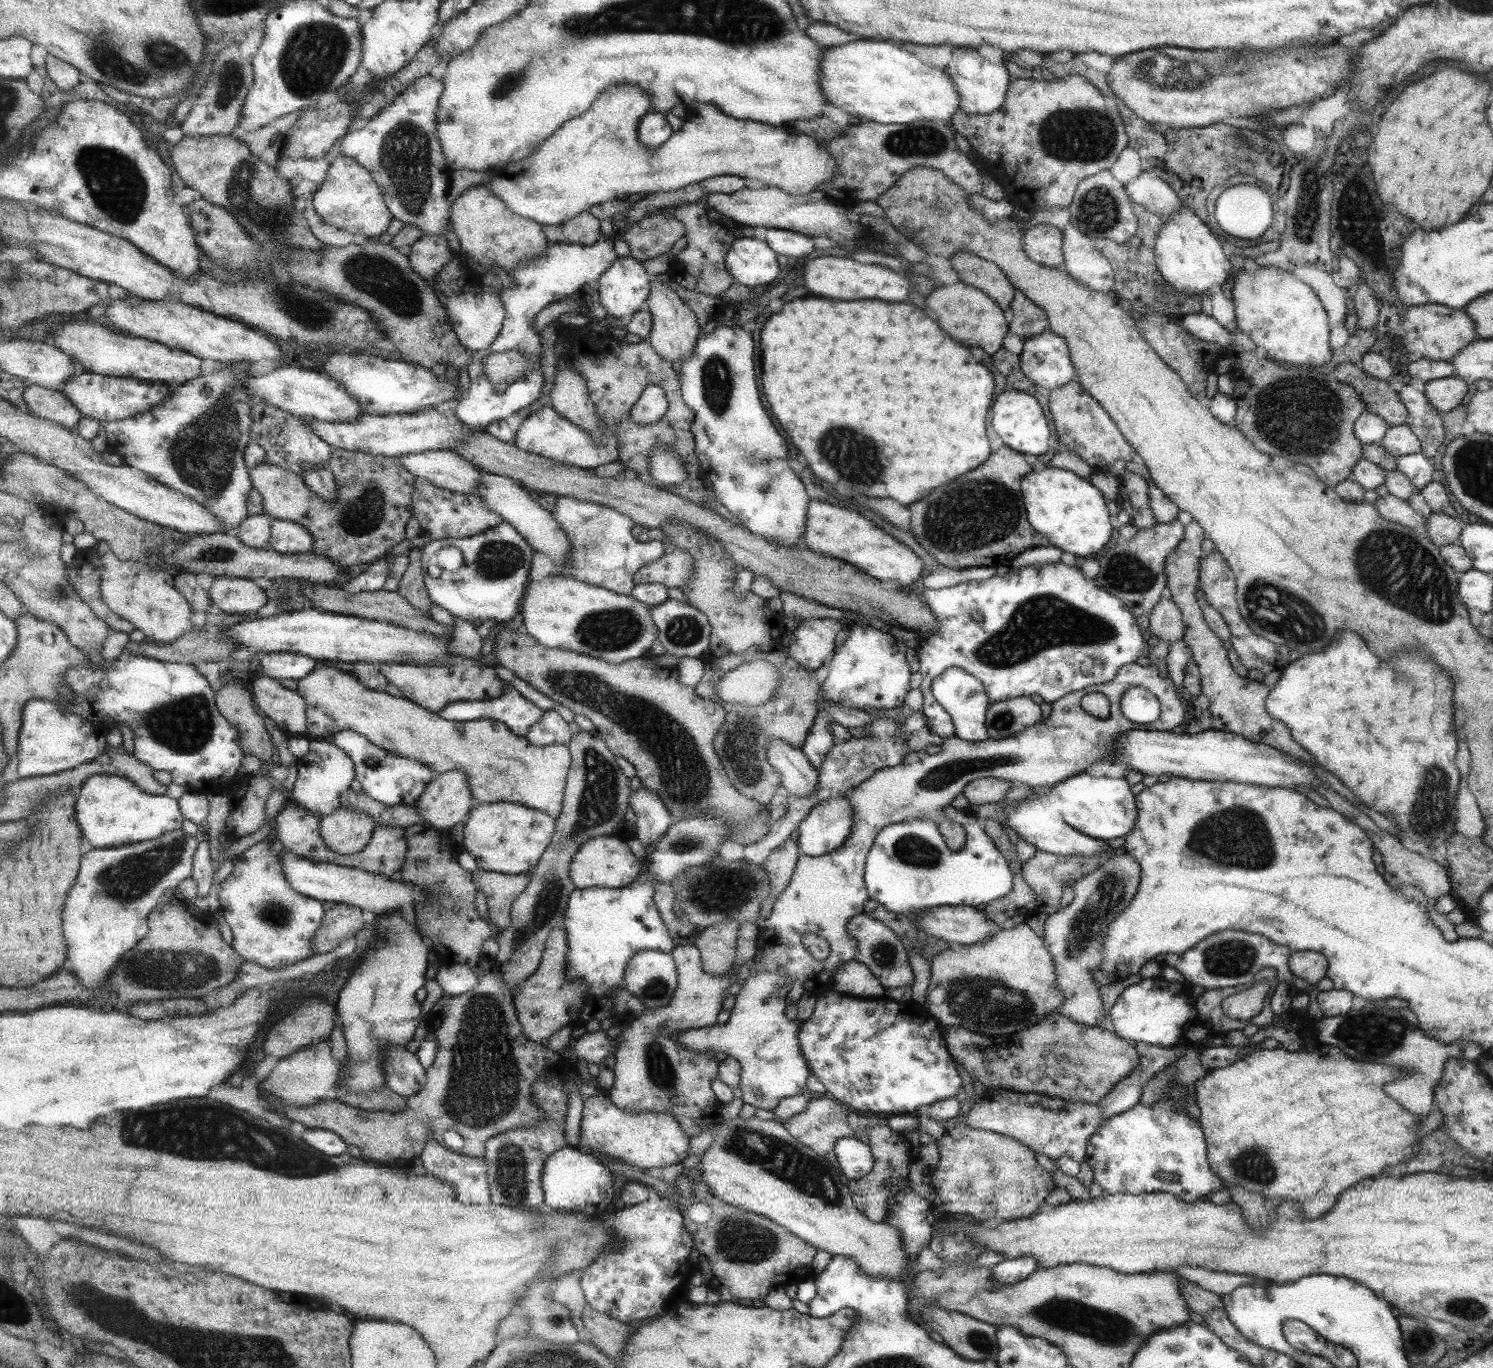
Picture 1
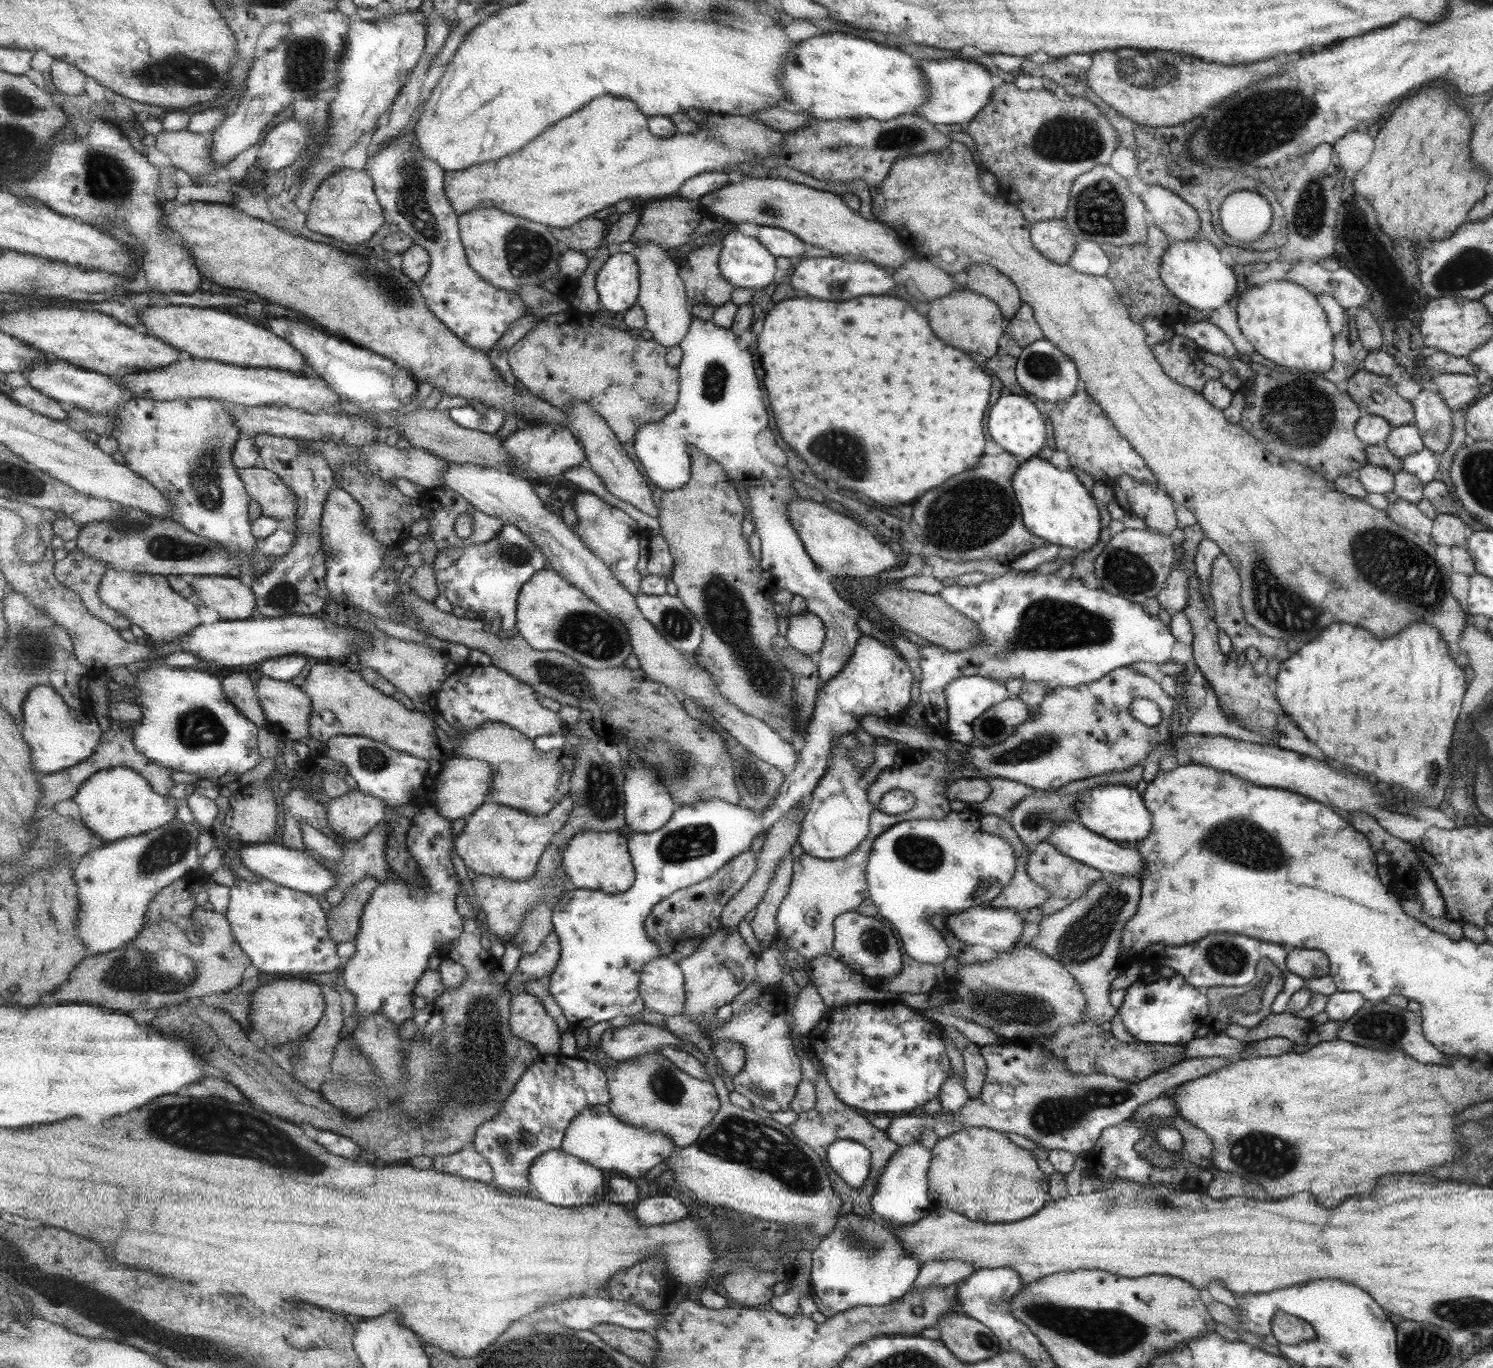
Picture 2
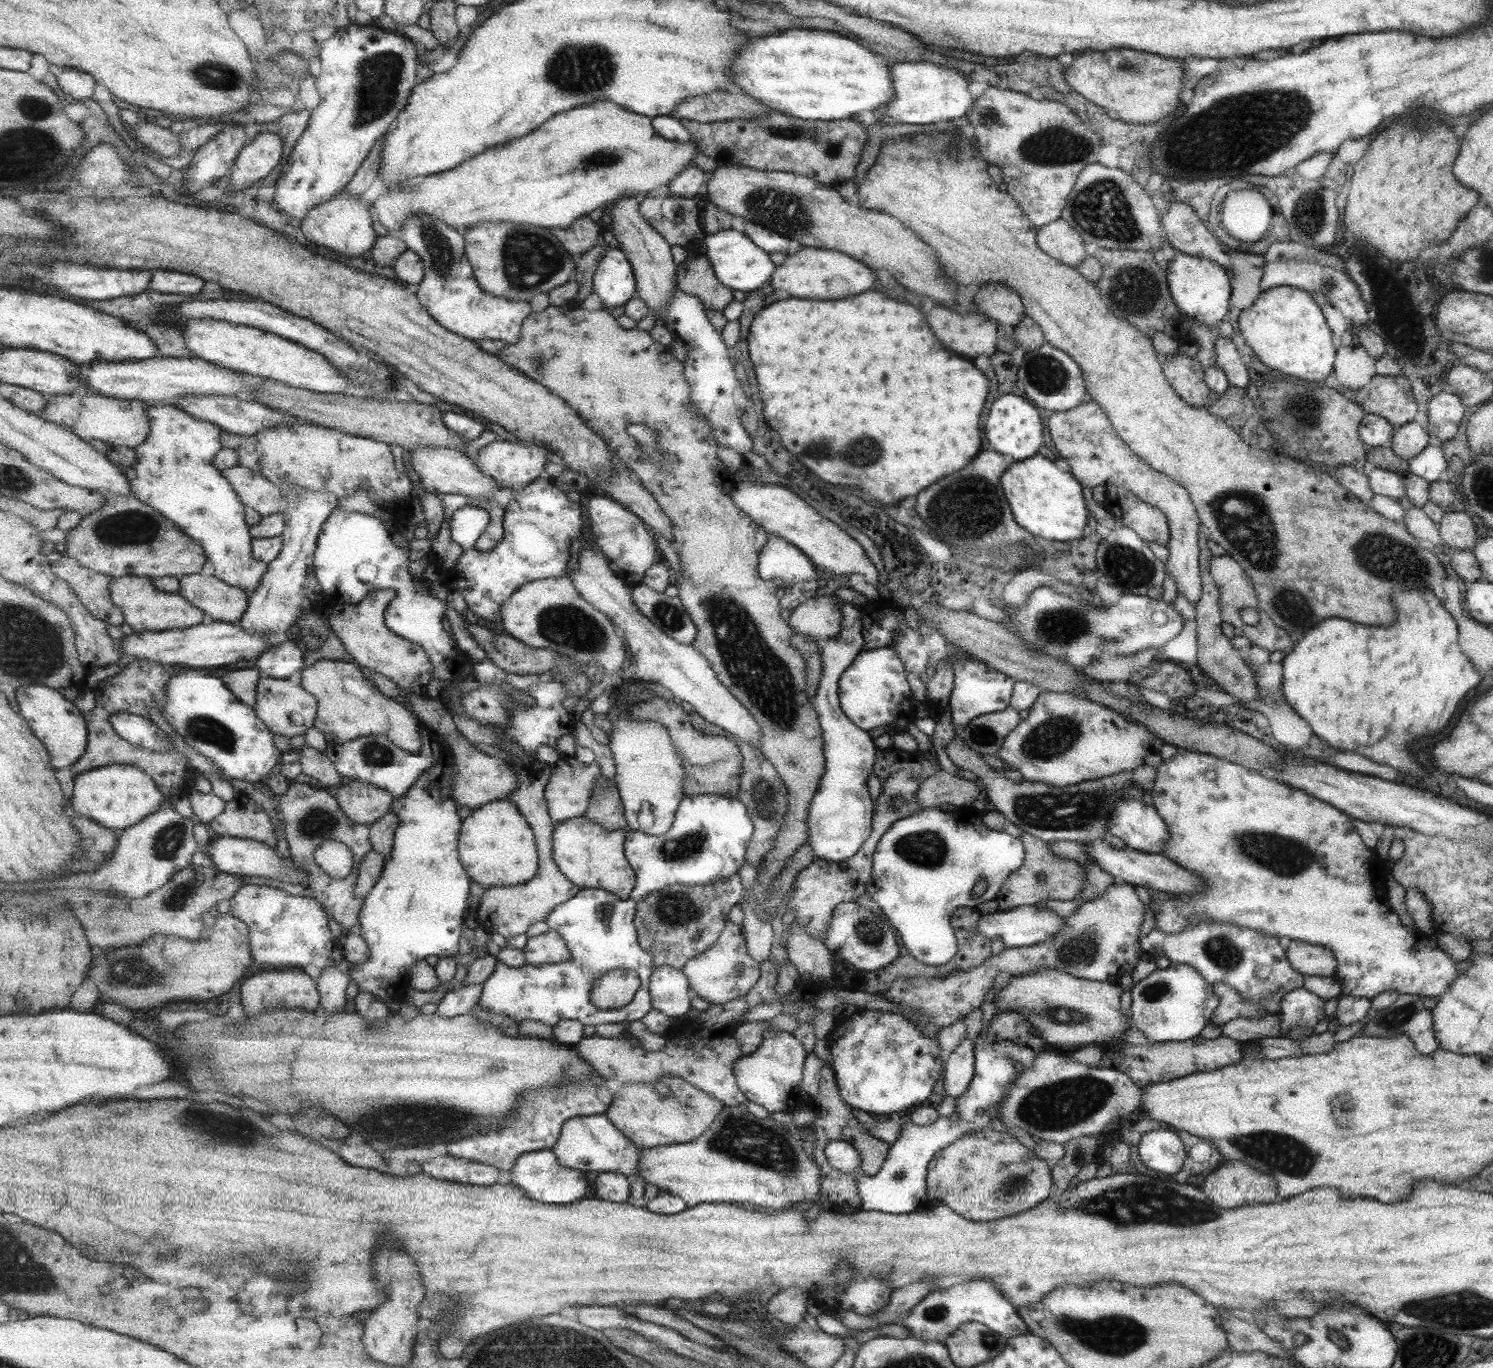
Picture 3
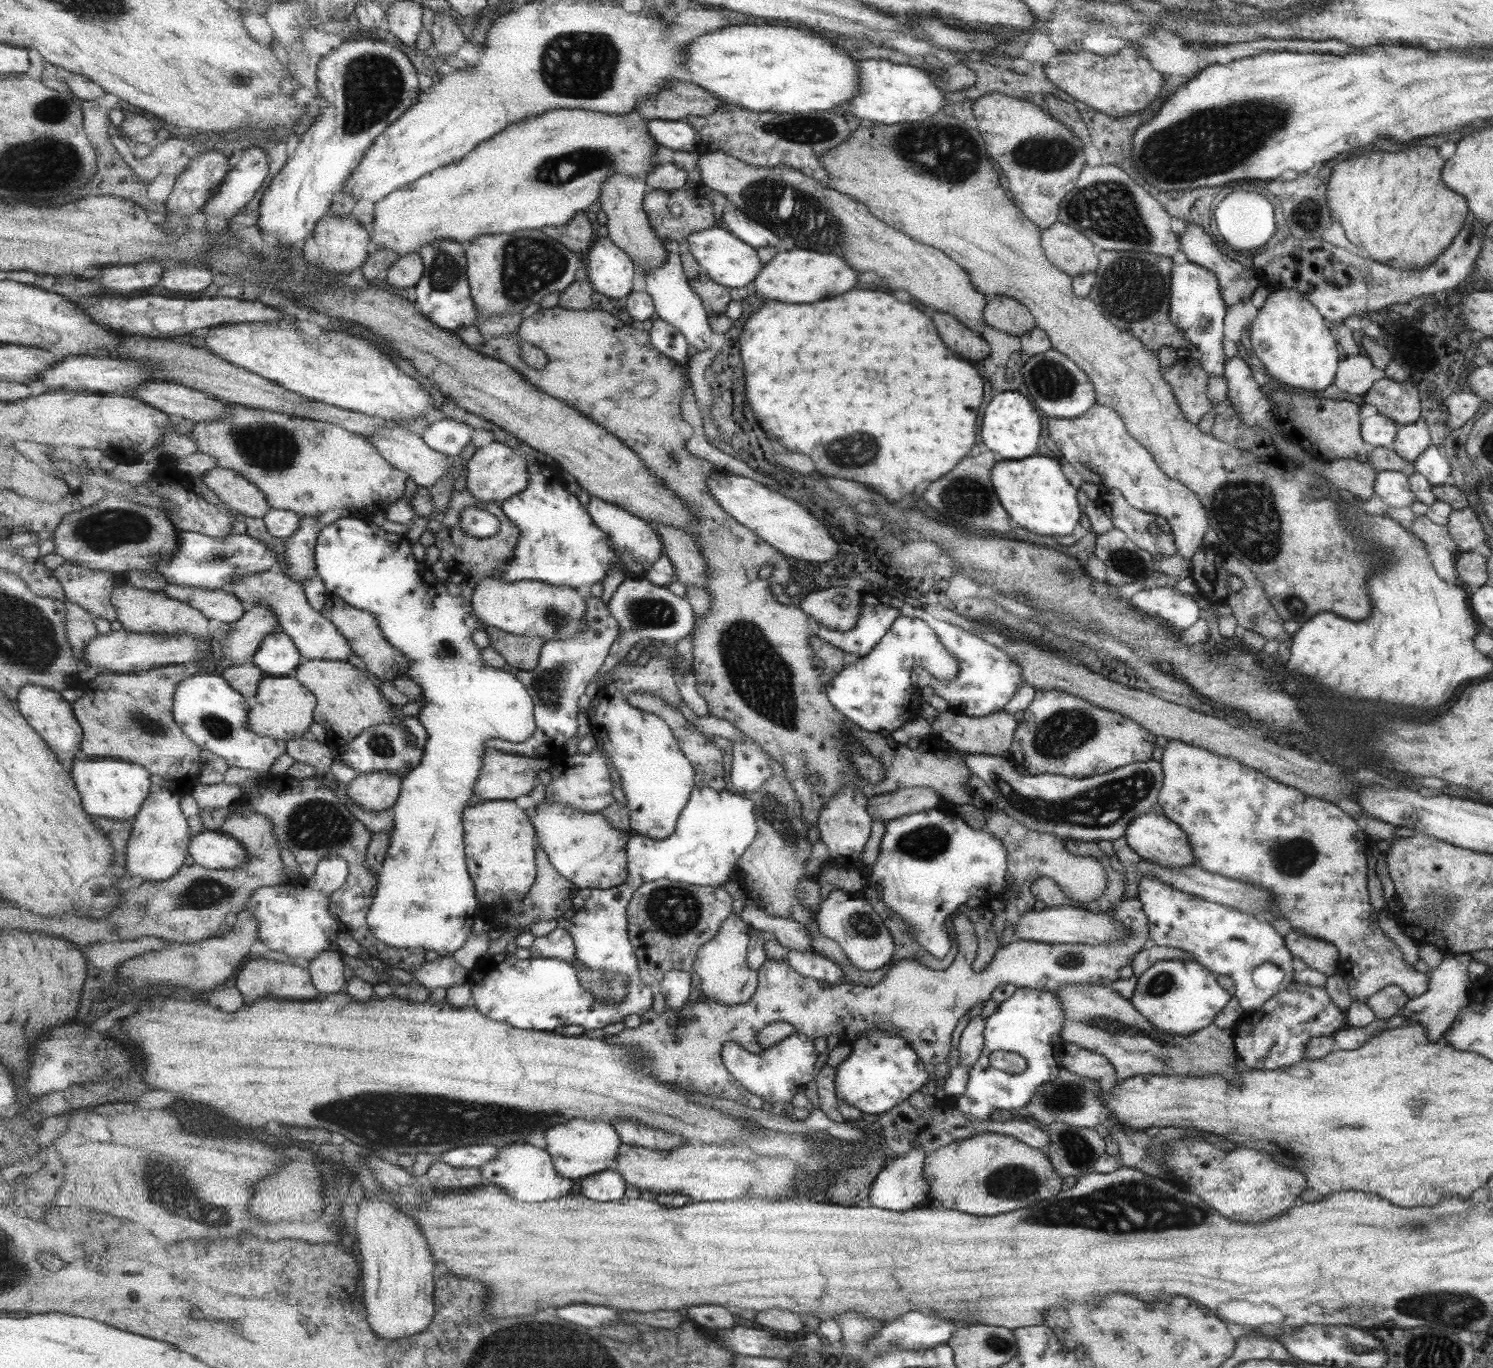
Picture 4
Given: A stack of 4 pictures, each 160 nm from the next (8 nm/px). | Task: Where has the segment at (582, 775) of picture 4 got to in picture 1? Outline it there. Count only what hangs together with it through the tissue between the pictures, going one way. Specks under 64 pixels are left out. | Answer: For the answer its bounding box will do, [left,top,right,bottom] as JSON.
[463,802,557,877]

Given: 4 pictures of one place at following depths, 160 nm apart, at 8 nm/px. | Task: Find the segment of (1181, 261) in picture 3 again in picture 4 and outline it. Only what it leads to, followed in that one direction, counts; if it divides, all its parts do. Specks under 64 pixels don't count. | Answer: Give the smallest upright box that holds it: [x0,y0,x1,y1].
[1170,261,1225,376]

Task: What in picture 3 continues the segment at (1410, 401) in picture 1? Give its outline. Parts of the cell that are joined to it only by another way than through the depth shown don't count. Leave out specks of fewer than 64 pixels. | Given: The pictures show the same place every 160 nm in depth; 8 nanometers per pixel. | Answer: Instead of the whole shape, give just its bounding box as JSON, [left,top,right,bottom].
[1427,389,1465,443]

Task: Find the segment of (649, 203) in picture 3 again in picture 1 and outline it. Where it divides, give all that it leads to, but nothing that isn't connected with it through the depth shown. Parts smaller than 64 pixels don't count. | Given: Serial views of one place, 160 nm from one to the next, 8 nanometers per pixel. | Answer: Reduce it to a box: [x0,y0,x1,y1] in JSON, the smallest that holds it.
[624,209,687,262]

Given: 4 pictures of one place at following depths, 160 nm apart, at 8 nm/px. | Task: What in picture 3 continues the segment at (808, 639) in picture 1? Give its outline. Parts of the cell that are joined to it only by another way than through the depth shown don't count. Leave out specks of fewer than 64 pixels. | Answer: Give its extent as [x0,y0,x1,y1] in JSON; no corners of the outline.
[787,596,842,639]

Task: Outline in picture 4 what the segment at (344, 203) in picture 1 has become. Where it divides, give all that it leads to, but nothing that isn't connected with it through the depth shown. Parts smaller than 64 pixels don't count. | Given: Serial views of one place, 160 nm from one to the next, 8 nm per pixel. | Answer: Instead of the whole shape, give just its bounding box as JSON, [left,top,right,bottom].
[302,215,372,274]

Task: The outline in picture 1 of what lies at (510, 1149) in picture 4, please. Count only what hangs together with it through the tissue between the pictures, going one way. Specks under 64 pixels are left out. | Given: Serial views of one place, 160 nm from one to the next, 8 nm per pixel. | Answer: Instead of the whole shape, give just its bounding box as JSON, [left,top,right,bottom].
[542,1146,615,1218]

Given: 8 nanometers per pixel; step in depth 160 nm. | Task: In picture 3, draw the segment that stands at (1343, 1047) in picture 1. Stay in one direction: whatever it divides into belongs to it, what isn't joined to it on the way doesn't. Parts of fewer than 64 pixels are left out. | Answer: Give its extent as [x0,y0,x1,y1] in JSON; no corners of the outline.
[1361,995,1438,1055]

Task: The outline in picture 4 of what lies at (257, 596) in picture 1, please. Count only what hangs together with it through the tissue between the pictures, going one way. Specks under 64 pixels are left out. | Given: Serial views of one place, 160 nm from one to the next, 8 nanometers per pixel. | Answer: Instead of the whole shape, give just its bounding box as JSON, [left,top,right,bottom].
[163,584,248,623]

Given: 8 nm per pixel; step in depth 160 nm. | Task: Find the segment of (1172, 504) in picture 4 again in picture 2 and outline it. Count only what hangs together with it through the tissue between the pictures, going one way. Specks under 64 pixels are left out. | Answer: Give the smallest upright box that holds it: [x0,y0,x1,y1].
[1044,387,1188,616]

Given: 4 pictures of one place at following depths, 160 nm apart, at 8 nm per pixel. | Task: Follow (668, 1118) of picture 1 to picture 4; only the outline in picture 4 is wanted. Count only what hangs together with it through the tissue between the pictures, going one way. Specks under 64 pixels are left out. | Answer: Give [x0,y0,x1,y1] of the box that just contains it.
[545,1118,623,1180]

